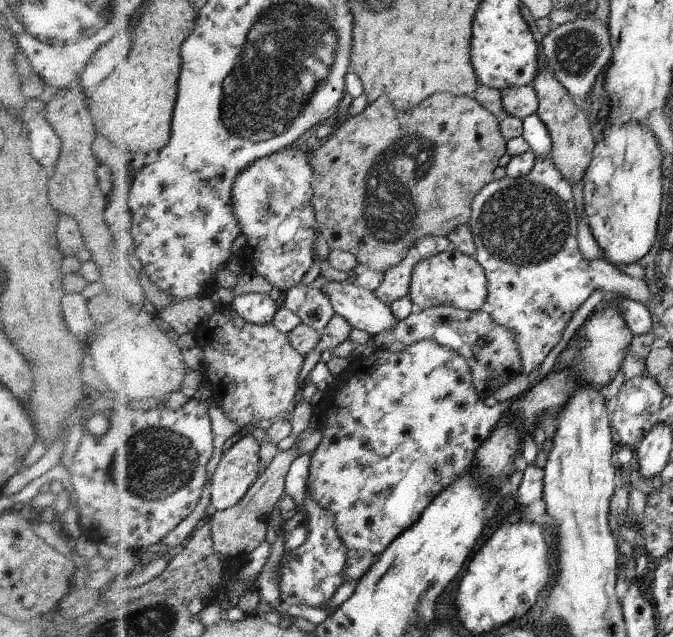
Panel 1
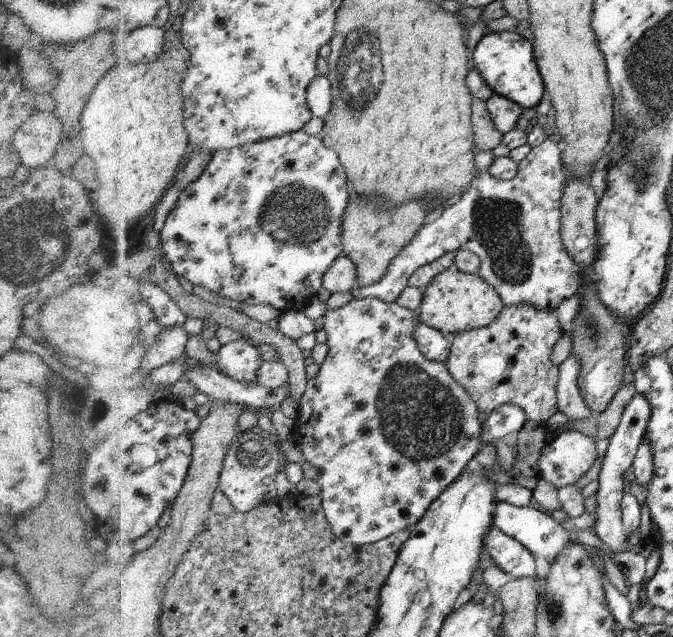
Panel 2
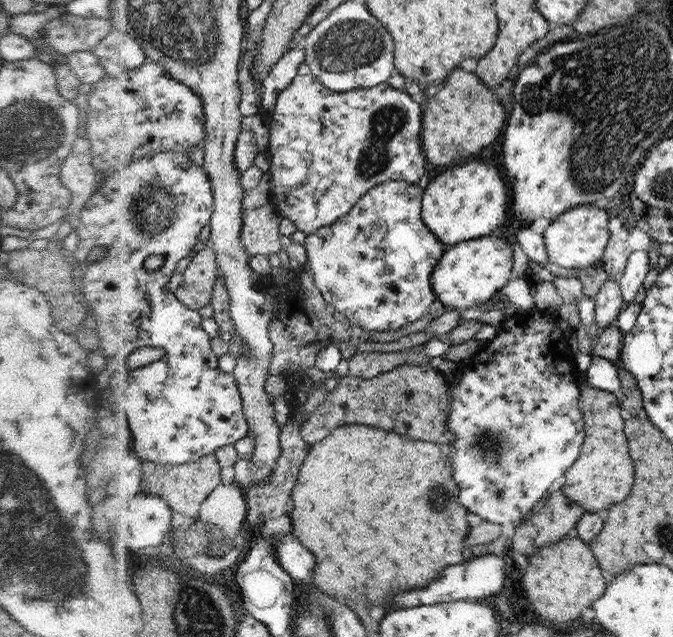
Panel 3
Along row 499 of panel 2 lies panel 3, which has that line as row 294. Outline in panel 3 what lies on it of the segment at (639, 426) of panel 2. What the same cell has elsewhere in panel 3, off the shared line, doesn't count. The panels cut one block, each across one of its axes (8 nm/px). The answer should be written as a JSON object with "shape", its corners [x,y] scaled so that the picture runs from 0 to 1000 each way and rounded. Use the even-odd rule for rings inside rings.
{"shape":[[[908,438],[895,446],[883,471],[884,505],[892,518],[909,512],[929,482],[920,441]]]}

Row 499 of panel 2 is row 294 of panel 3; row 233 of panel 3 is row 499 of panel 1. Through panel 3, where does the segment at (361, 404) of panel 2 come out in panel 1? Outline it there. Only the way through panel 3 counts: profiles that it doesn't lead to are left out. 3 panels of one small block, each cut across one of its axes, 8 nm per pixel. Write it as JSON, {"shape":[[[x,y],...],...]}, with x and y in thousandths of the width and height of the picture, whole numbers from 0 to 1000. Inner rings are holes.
{"shape":[[[627,534],[591,554],[559,546],[547,562],[541,562],[541,575],[544,575],[544,600],[541,598],[541,584],[532,584],[532,587],[520,590],[520,597],[502,597],[477,634],[467,641],[468,648],[475,648],[475,656],[480,658],[477,672],[483,678],[483,688],[470,711],[464,713],[465,728],[459,752],[459,776],[468,780],[475,793],[498,805],[504,818],[505,840],[520,863],[539,862],[557,873],[560,870],[568,871],[575,865],[596,838],[624,815],[636,791],[640,791],[640,786],[661,765],[666,765],[673,755],[695,741],[706,722],[710,703],[727,691],[728,684],[731,684],[731,675],[743,662],[750,636],[740,633],[733,641],[725,641],[704,612],[704,597],[698,597],[700,578],[695,578],[697,573],[691,562],[675,549],[649,540],[645,534]]]}

